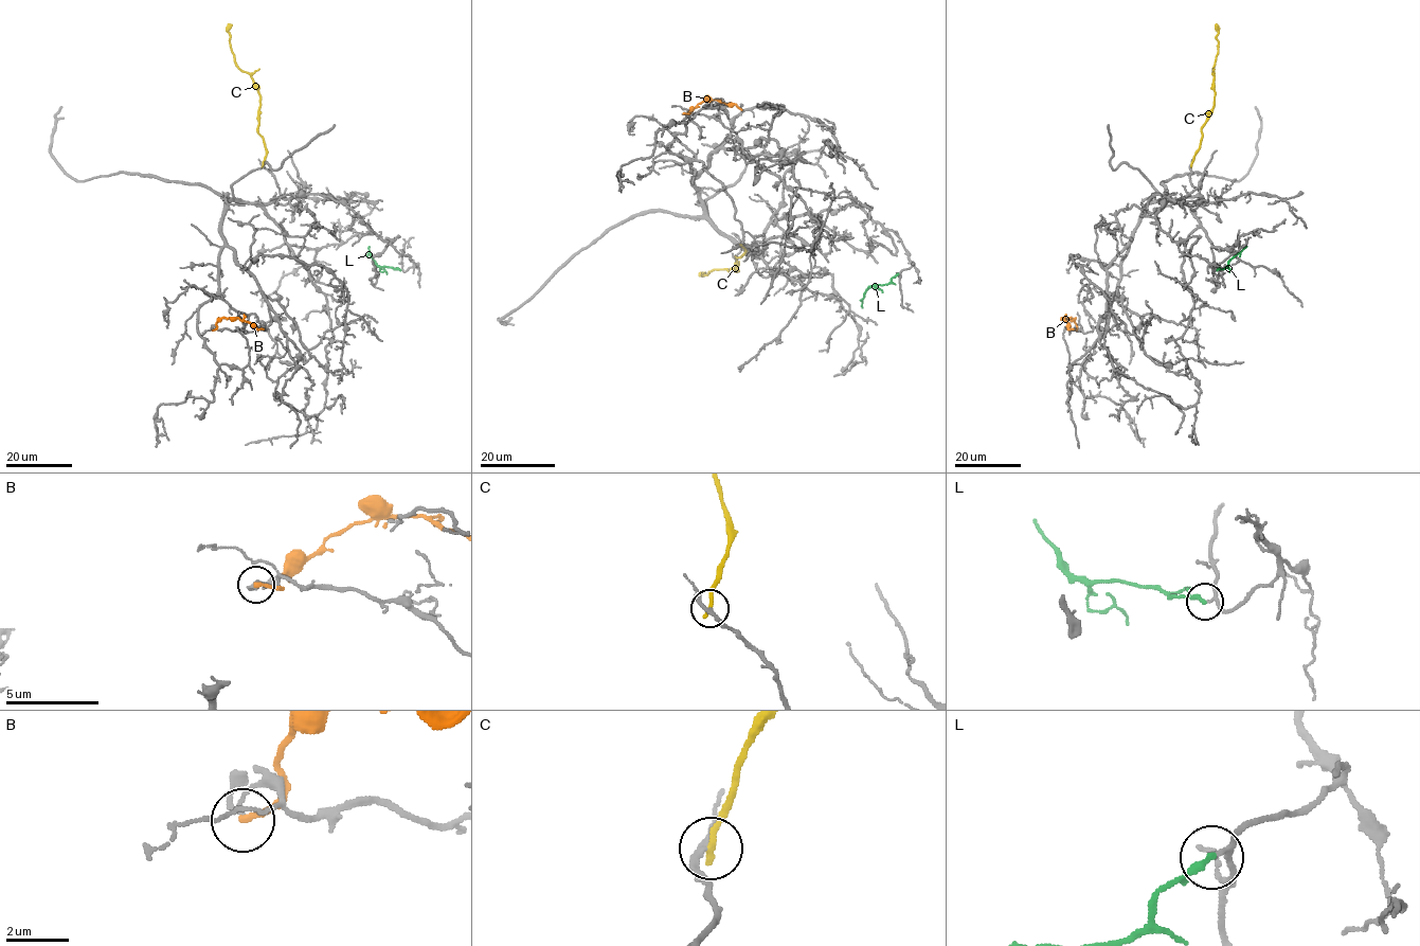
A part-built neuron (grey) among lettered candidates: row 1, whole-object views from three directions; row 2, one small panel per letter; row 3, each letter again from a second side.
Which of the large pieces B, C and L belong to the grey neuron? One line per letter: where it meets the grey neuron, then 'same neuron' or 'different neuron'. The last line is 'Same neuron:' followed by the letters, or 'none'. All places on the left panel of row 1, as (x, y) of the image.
B: contact (212, 331); different neuron
C: contact (263, 165); different neuron
L: contact (400, 270); different neuron
Same neuron: none

